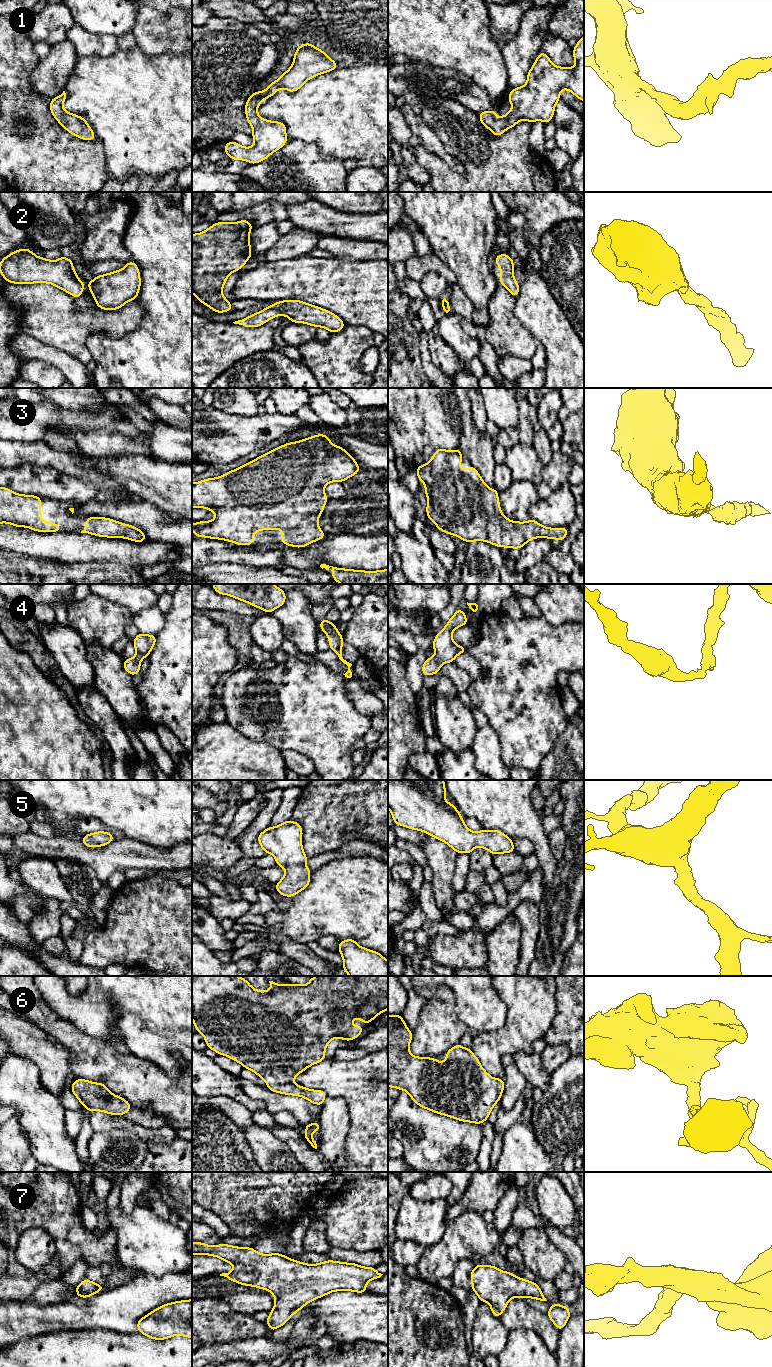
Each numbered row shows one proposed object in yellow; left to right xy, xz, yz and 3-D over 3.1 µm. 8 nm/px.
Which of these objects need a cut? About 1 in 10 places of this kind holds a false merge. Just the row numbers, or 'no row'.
no row

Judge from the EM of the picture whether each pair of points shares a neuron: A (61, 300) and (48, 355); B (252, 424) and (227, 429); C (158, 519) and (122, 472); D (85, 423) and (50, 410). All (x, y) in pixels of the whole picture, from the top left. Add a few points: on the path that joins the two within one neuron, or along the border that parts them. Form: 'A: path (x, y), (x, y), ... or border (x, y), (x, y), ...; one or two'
A: border (29, 335), (45, 344), (64, 350), (71, 357); two
B: path (246, 429), (233, 429); one
C: border (141, 499), (153, 503), (164, 510); two
D: path (76, 421), (59, 419); one

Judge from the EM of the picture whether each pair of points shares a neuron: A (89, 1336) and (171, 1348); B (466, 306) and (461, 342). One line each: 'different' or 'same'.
A: same
B: different

